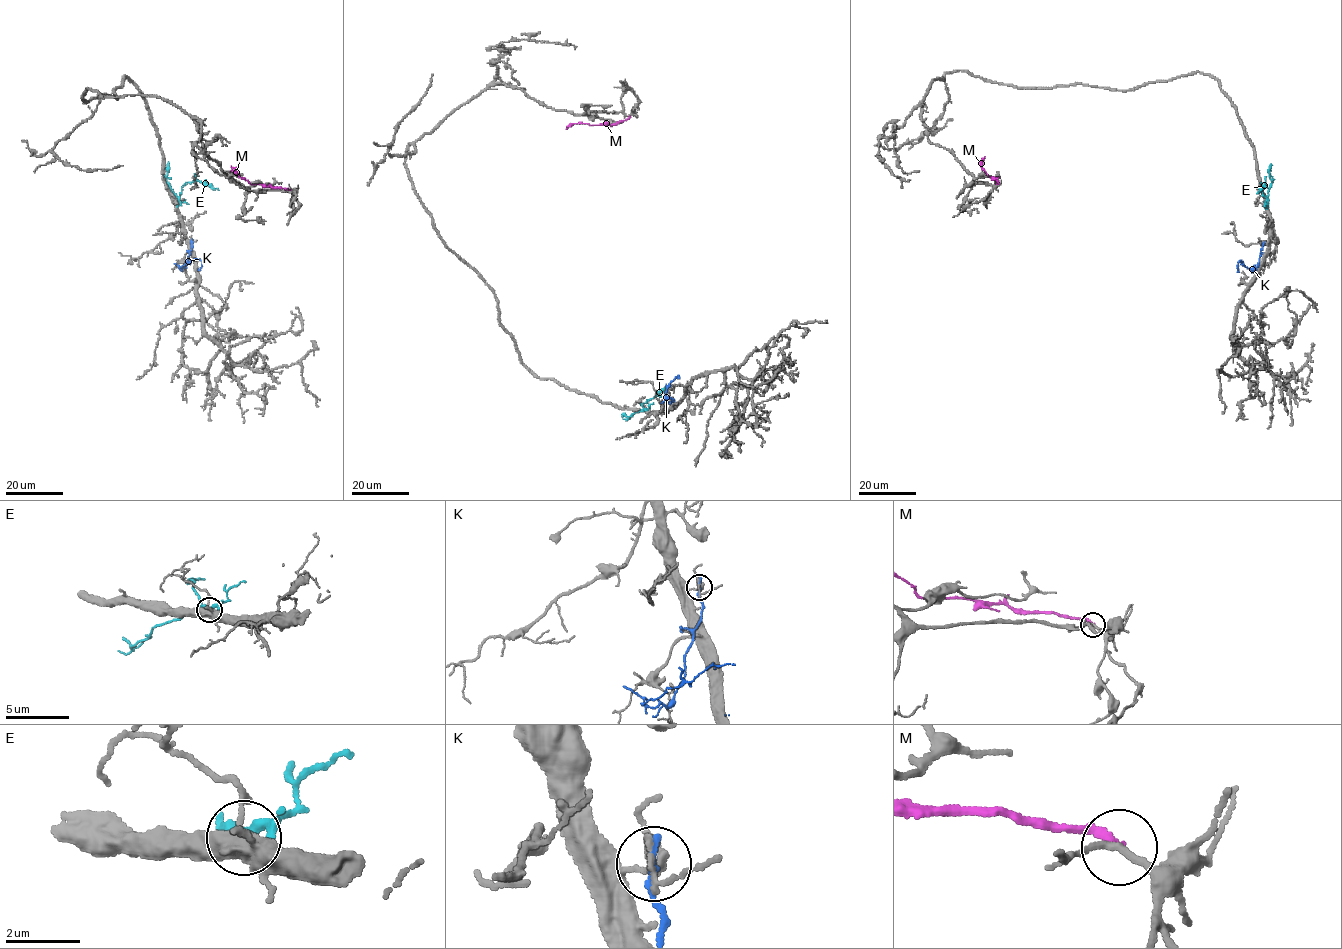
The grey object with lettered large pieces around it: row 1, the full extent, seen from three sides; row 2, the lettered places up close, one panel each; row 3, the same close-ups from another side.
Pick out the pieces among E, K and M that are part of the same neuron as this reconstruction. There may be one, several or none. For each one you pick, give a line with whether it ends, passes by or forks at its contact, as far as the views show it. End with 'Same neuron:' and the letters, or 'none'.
Same neuron: none

